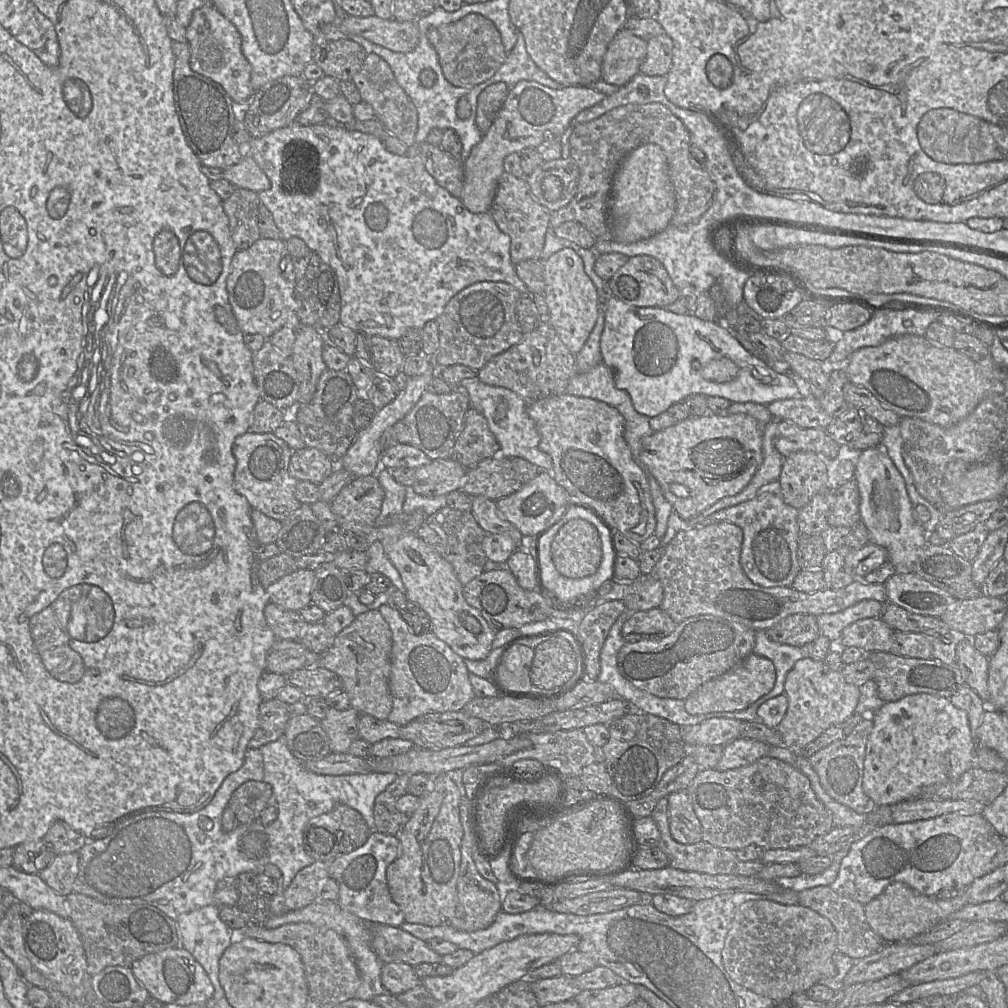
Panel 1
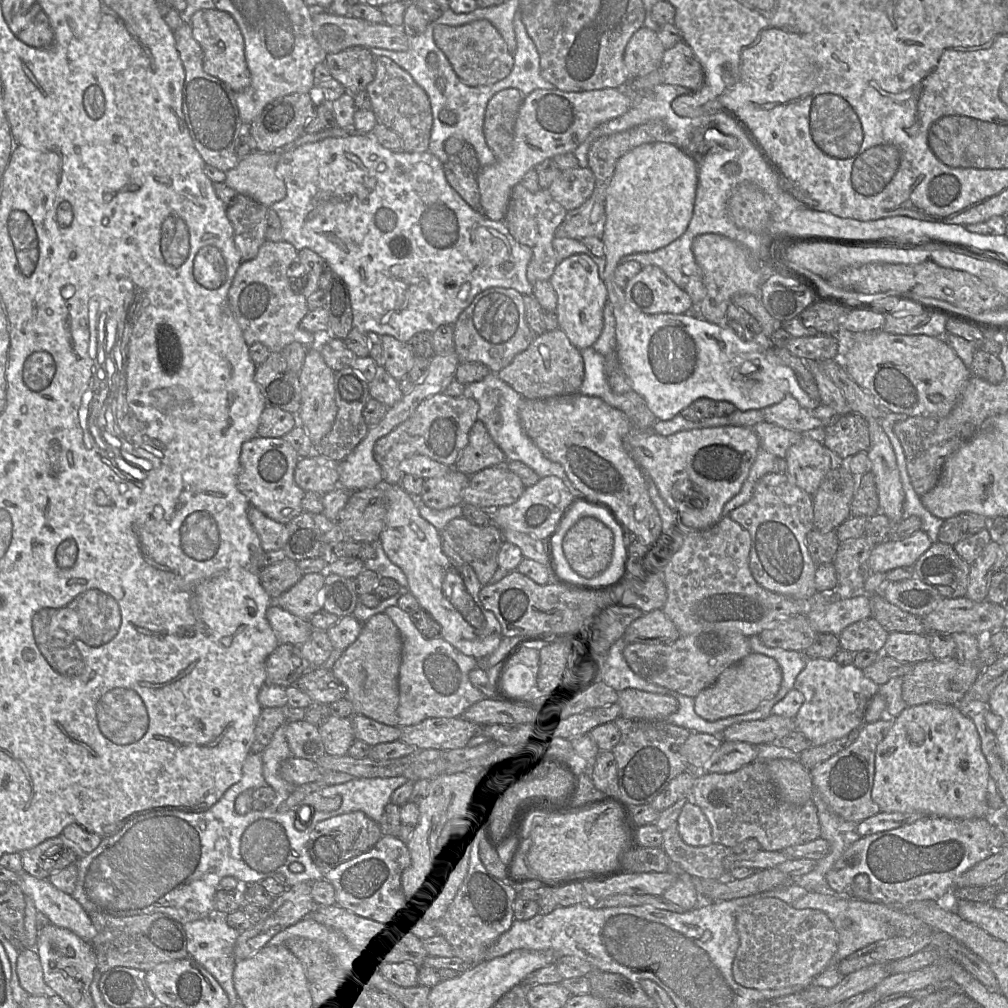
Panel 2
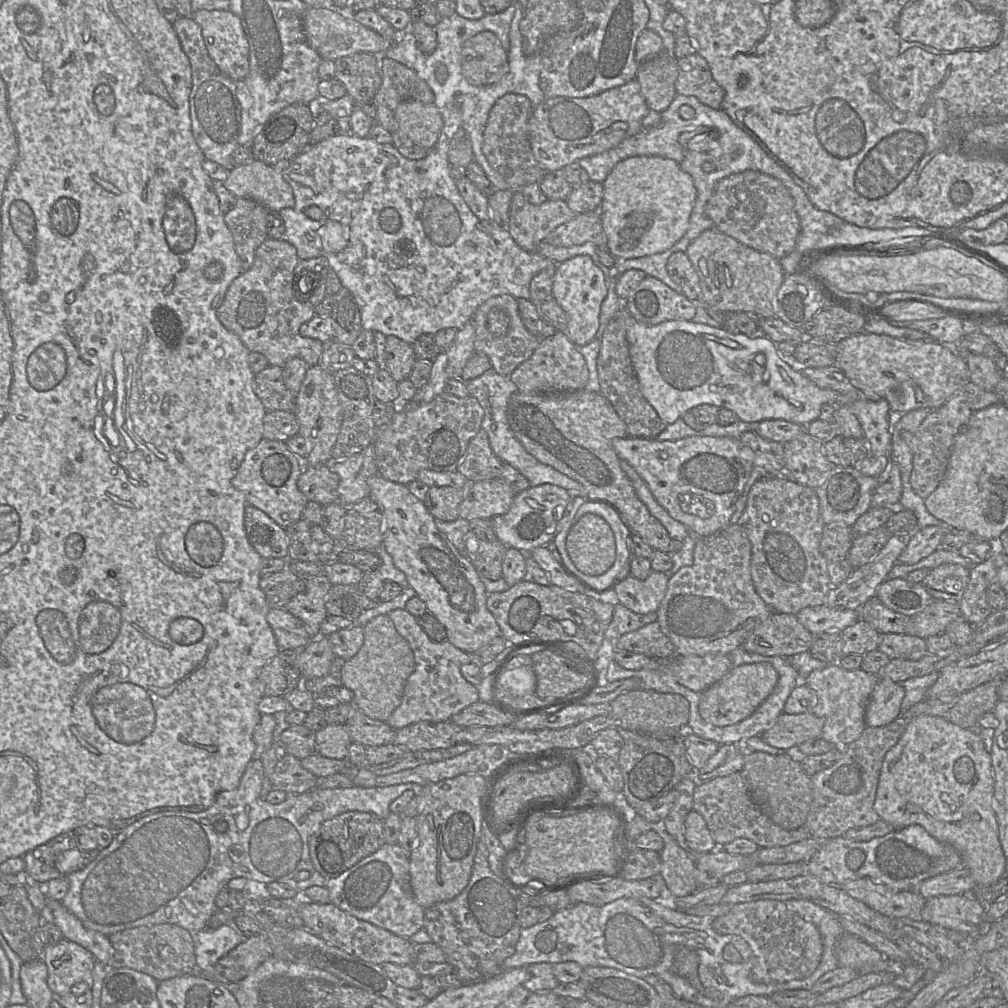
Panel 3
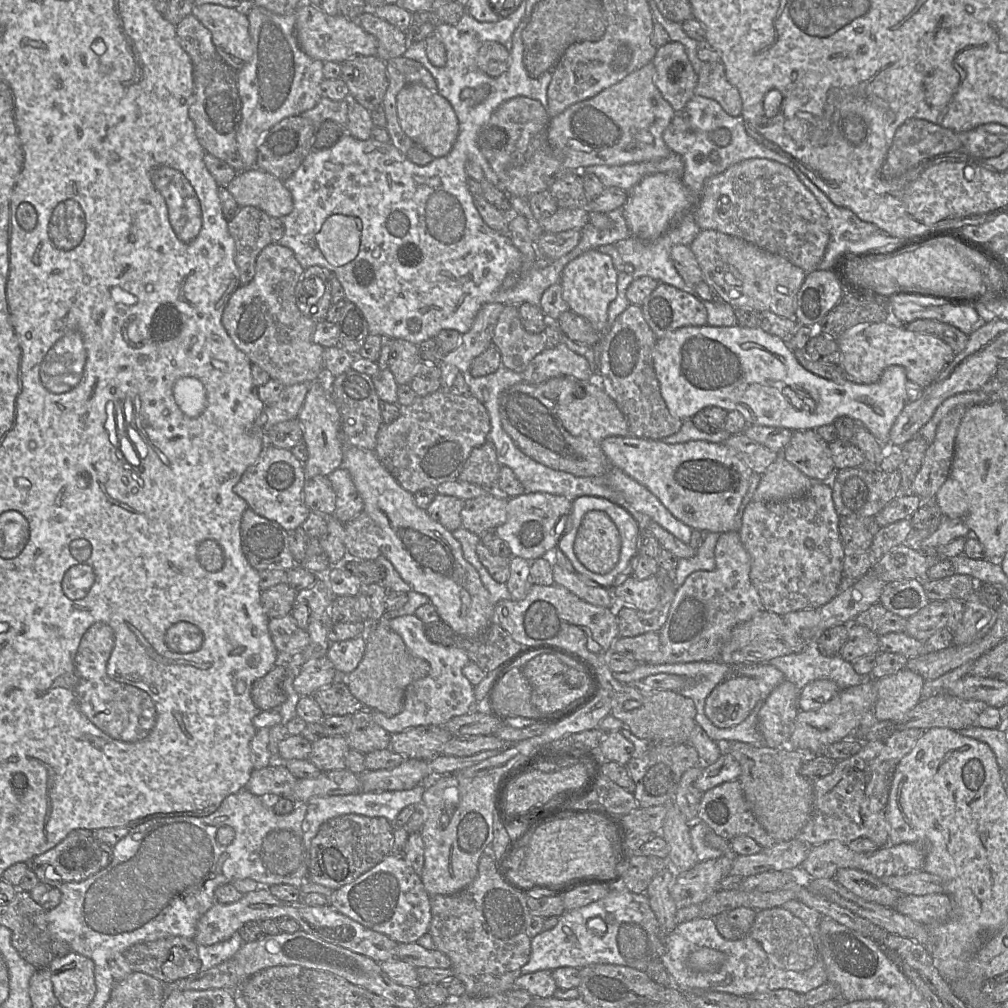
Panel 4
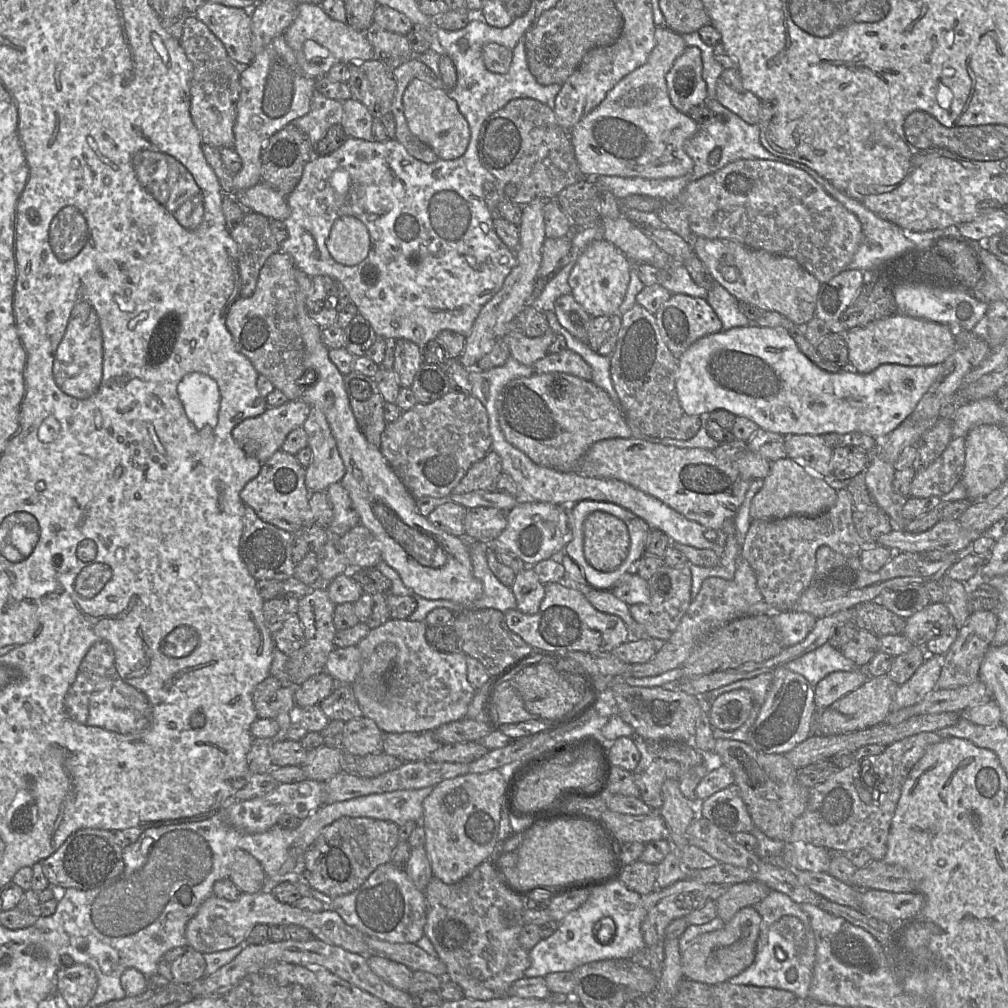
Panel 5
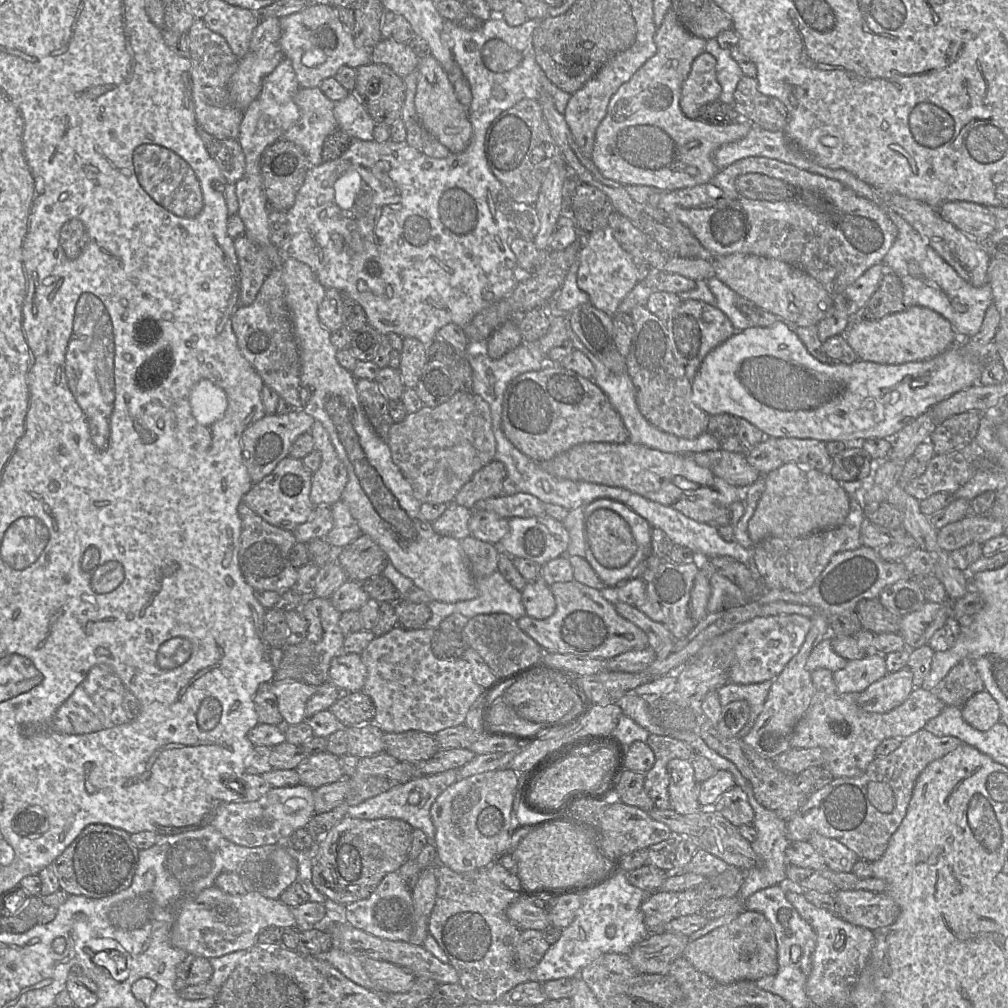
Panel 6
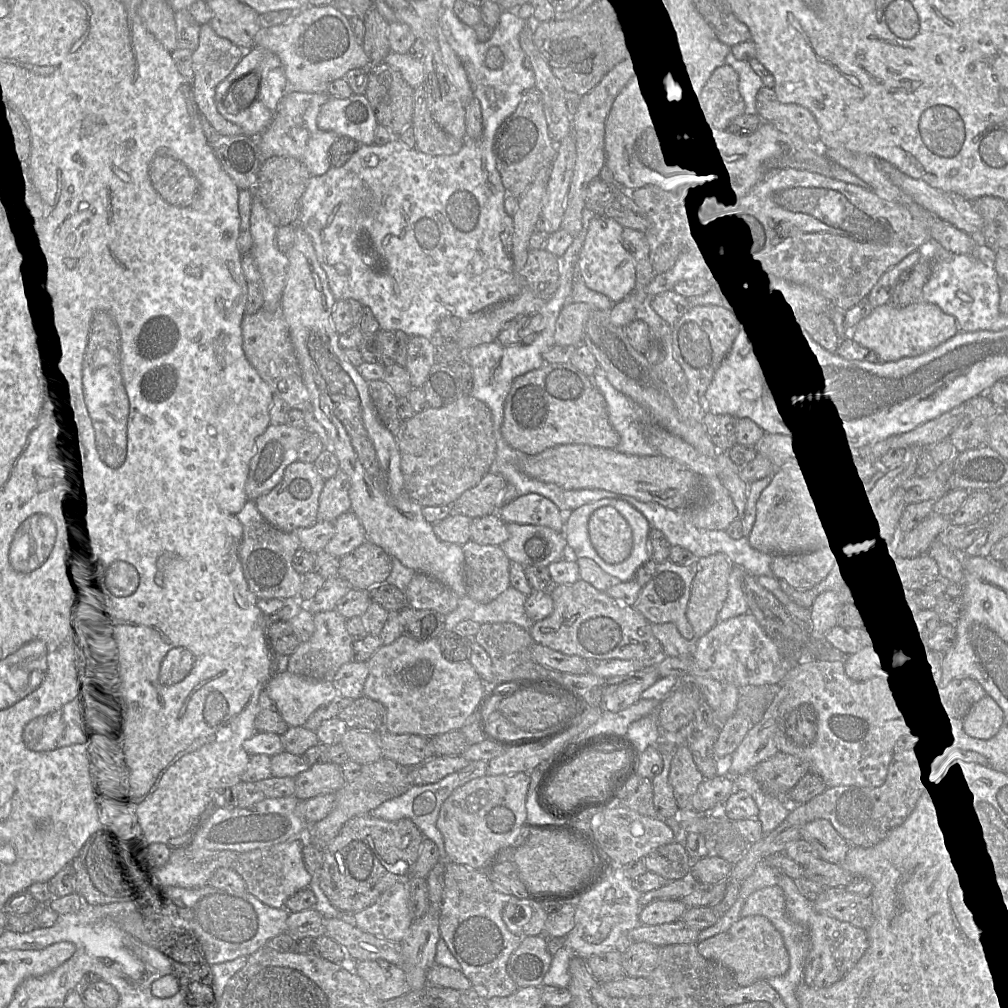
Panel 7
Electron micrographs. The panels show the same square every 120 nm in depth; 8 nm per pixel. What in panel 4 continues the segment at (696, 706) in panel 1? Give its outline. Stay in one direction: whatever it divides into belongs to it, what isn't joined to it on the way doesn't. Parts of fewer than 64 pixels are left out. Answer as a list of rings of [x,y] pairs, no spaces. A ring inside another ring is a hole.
[[[730,676],[708,695],[704,711],[718,728],[732,728],[742,723],[761,698],[762,681],[746,676]]]

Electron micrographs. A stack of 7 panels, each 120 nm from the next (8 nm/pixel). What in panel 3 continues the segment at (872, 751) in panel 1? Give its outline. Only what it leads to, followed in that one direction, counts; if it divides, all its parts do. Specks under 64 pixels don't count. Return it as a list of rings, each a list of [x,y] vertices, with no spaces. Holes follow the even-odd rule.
[[[923,715],[913,718],[908,722],[897,744],[886,753],[879,776],[874,808],[880,819],[891,824],[895,829],[903,829],[910,825],[920,825],[936,840],[954,848],[961,856],[962,867],[970,871],[976,886],[989,886],[1005,876],[1005,857],[1000,845],[998,823],[993,810],[993,792],[994,776],[991,756],[976,732],[973,729],[961,728],[941,717]]]

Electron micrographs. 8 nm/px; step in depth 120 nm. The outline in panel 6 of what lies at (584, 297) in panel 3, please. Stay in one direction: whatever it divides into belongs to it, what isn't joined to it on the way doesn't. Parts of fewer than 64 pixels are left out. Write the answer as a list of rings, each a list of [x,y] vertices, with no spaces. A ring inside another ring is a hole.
[[[605,226],[583,239],[578,260],[578,287],[588,294],[594,307],[613,316],[622,300],[639,282],[638,271],[631,255],[614,238],[611,228]]]

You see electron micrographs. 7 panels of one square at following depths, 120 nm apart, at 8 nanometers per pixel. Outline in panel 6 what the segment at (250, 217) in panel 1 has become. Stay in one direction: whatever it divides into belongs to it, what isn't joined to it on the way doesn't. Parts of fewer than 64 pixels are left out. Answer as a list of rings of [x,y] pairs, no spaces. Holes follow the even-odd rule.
[[[247,236],[233,241],[240,270],[239,304],[248,306],[254,302],[273,265],[264,249]]]

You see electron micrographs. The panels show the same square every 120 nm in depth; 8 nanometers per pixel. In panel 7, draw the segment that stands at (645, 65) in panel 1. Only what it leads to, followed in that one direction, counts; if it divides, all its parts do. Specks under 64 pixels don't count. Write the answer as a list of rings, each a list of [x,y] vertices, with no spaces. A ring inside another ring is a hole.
[[[763,84],[759,89],[756,113],[783,132],[797,134],[808,143],[819,143],[820,128],[811,111],[795,103],[781,102],[773,87]]]

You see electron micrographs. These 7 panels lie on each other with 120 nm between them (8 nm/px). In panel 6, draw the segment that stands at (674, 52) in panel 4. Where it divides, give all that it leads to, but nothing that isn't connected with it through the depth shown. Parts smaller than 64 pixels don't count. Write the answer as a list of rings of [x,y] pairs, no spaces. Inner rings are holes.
[[[704,51],[695,58],[682,84],[680,108],[686,117],[699,119],[701,107],[718,101],[721,91],[716,77],[716,60]]]

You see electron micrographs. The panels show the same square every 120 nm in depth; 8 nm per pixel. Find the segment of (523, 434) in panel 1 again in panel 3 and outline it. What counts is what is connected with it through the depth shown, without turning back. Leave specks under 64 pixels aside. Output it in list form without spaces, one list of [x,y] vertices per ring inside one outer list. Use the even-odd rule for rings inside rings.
[[[492,368],[479,377],[464,381],[469,396],[476,398],[484,410],[482,429],[487,433],[491,449],[494,454],[506,464],[517,469],[530,483],[531,487],[542,484],[553,484],[566,489],[573,497],[586,497],[586,490],[577,482],[557,471],[553,467],[545,465],[529,454],[512,432],[507,418],[507,406],[510,397],[519,392],[517,386],[509,376],[502,376]]]

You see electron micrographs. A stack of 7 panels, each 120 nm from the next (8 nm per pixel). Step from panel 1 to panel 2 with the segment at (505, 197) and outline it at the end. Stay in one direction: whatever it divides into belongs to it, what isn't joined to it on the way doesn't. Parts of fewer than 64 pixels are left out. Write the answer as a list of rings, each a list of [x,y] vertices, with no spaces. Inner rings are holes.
[[[518,183],[511,191],[503,221],[514,239],[528,246],[533,252],[527,268],[527,279],[532,285],[537,281],[549,281],[554,273],[558,260],[552,241],[555,238],[557,227],[563,222],[566,214],[567,210],[553,199],[547,189],[531,192]]]

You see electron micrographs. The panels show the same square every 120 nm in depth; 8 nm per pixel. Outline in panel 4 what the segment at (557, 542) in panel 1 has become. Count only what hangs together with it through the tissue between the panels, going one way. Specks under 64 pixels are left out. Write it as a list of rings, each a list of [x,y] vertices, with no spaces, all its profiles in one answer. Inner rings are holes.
[[[590,511],[582,519],[573,549],[588,570],[600,575],[608,574],[619,561],[619,531],[605,512]]]

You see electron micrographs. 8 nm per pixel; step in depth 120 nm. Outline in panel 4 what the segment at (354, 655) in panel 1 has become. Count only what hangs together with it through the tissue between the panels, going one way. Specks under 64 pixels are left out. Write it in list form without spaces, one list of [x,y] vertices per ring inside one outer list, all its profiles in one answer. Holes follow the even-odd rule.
[[[388,620],[378,621],[369,627],[365,639],[364,656],[356,669],[347,674],[346,685],[363,708],[395,716],[404,707],[406,688],[412,682],[427,676],[430,666],[408,650],[402,638],[388,626]]]

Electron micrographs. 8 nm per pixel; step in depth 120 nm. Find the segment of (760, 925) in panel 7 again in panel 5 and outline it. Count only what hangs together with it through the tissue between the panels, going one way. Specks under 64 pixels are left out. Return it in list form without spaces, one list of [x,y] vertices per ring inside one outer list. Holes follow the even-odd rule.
[[[754,906],[744,907],[724,928],[695,938],[682,952],[681,966],[684,978],[713,986],[727,982],[743,972],[755,959],[761,921],[762,918]]]

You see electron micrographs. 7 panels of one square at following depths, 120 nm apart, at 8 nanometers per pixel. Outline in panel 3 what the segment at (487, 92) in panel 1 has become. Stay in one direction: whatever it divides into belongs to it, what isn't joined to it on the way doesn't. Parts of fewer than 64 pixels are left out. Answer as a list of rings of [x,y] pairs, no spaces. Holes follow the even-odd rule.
[[[507,93],[494,103],[485,127],[483,152],[490,165],[505,179],[512,190],[521,190],[528,184],[540,183],[546,173],[530,146],[528,121],[533,108],[534,105],[527,96]]]

